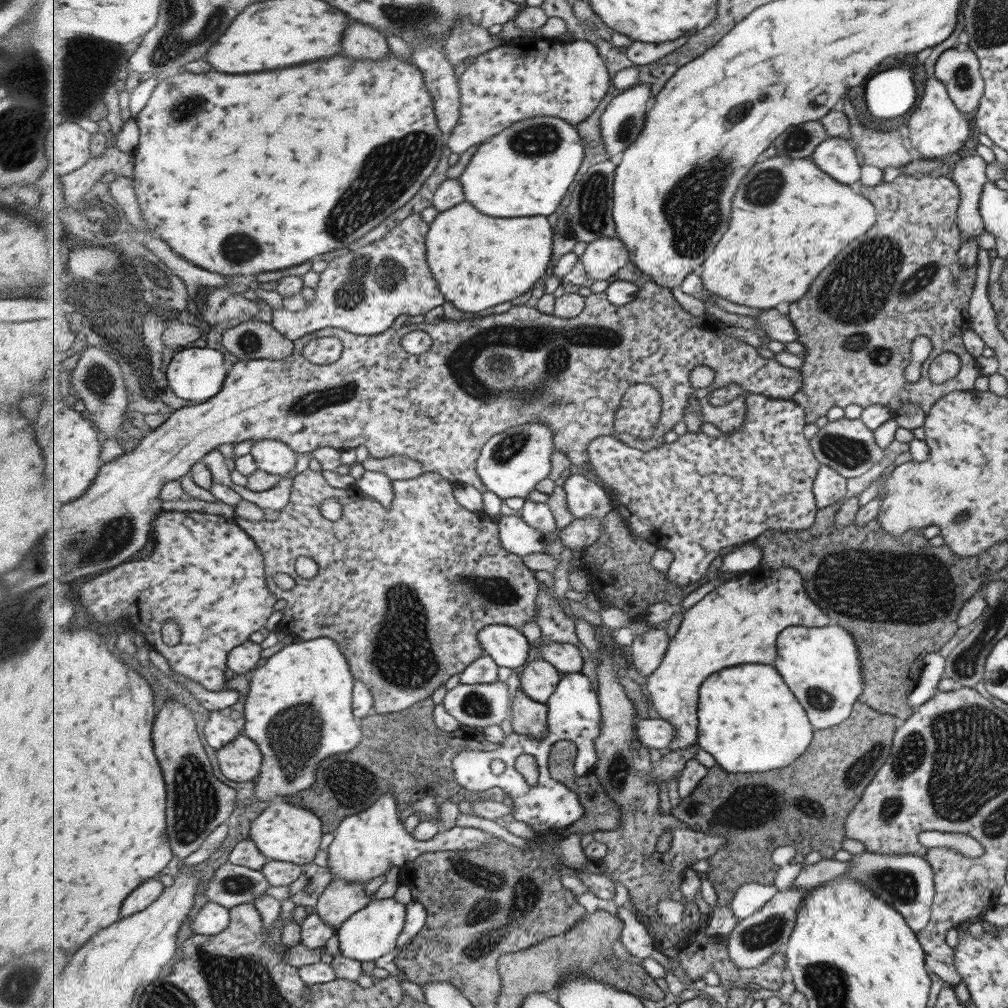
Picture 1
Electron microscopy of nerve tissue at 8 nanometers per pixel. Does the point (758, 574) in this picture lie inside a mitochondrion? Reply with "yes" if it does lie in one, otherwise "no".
no

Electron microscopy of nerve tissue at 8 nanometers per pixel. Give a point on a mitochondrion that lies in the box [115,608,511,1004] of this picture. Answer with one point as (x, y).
(198, 804)

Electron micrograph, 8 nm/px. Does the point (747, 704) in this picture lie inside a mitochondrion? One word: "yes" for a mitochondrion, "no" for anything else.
no

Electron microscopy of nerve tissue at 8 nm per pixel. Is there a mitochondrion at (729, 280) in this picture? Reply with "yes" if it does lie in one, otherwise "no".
no

